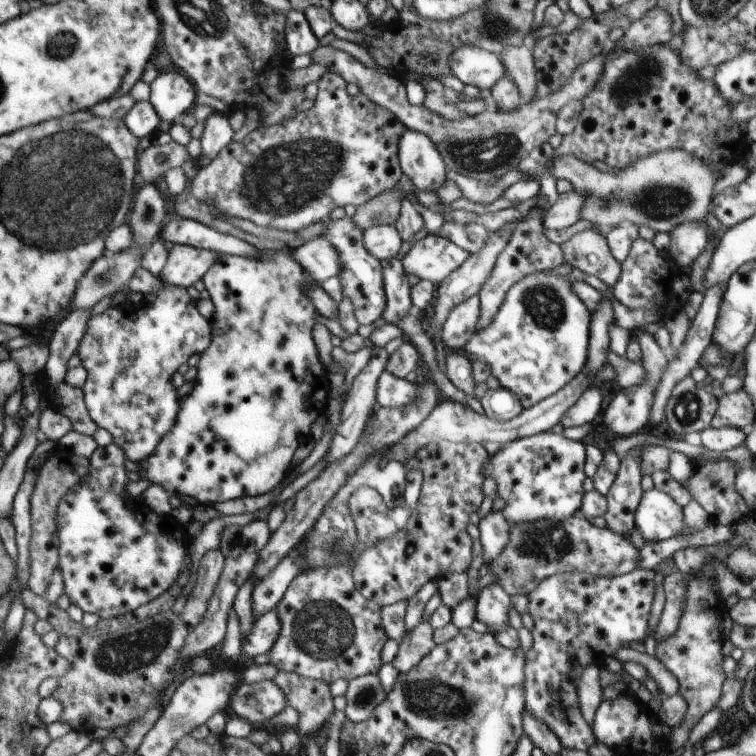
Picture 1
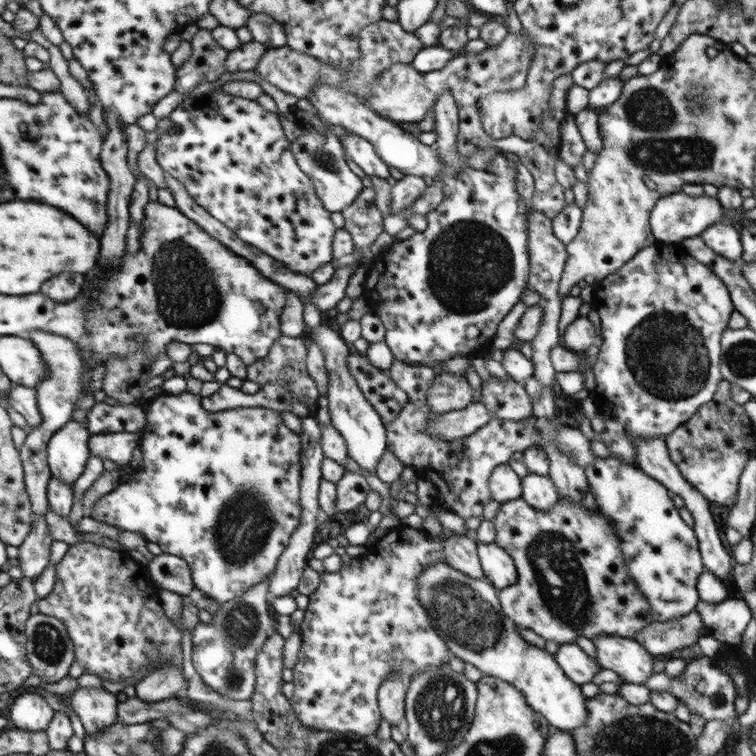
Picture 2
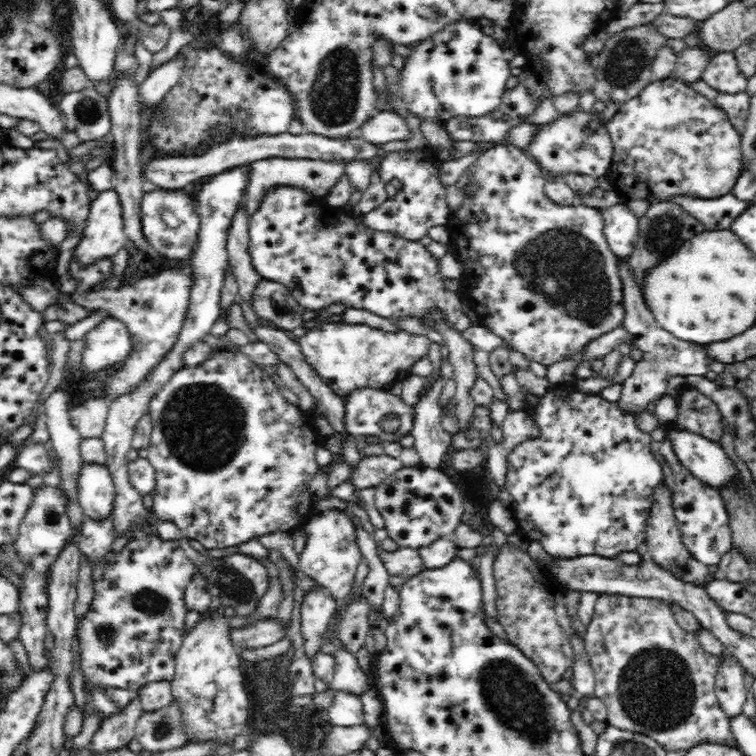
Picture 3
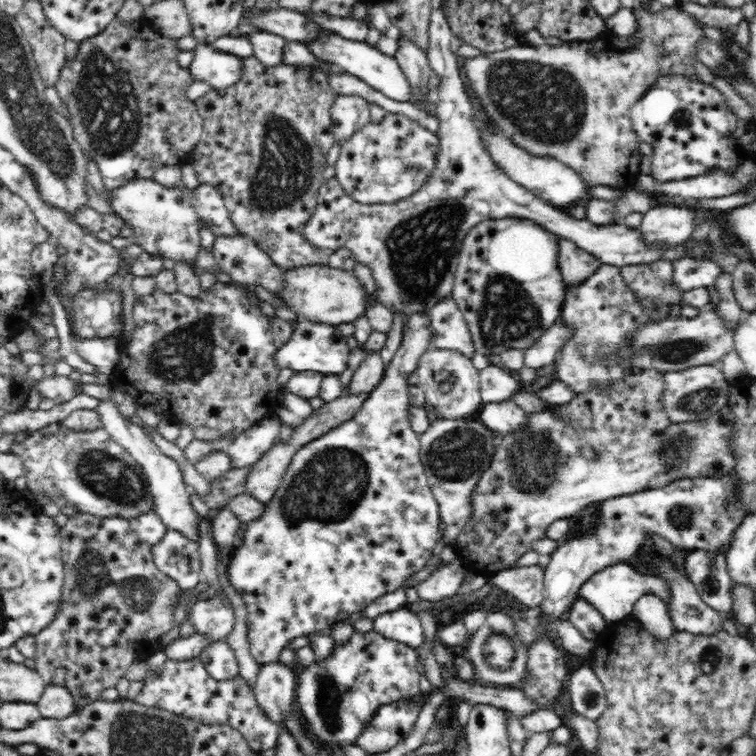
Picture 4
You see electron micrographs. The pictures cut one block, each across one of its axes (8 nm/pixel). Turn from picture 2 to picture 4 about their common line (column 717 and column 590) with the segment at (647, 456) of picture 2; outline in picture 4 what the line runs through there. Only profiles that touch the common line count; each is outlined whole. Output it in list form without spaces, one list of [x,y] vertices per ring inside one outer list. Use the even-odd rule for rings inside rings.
[[[729,473],[720,478],[678,478],[657,489],[648,489],[631,495],[617,496],[600,501],[599,518],[587,532],[576,533],[571,539],[565,536],[562,544],[544,562],[543,578],[544,600],[538,617],[562,617],[566,615],[572,603],[580,598],[578,590],[593,574],[599,570],[622,562],[628,562],[641,545],[646,544],[650,534],[657,534],[681,549],[719,551],[728,545],[729,538],[747,515],[736,502],[738,497],[731,496],[732,475]]]

